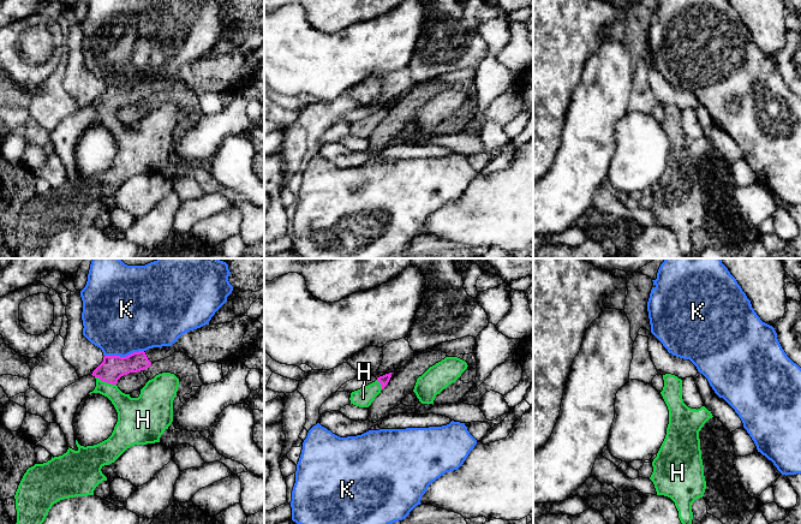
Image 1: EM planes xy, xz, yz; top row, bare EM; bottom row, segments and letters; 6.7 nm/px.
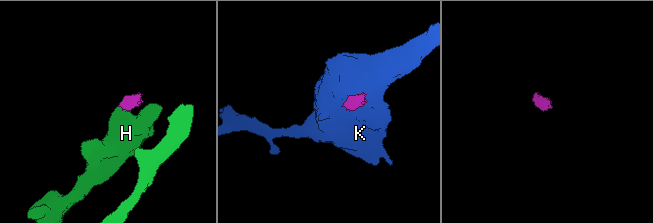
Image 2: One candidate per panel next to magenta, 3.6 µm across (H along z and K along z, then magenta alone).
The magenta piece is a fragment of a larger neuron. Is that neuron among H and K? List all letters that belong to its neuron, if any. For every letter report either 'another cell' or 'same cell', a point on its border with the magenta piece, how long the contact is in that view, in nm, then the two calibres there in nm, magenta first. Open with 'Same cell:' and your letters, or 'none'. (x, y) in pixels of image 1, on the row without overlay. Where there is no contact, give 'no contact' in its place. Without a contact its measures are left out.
Same cell: H
H: same cell | xy (106, 112) | 160 nm | 160/180 nm
K: another cell | xy (124, 88) | 260 nm | 160/460 nm

